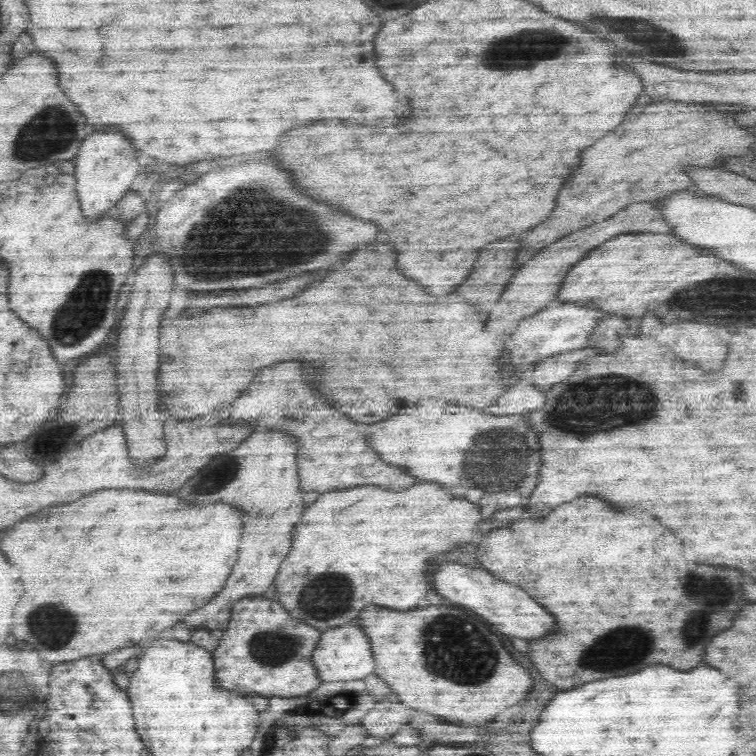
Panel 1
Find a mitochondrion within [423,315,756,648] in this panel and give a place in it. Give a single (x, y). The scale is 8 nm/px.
(605, 399)

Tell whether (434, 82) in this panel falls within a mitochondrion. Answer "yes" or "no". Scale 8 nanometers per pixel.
no

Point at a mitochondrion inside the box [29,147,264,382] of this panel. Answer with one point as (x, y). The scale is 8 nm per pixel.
(82, 316)

